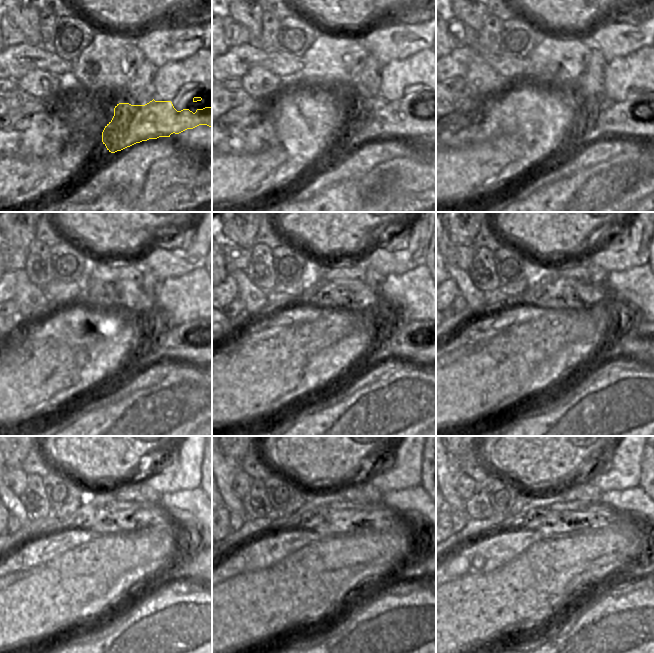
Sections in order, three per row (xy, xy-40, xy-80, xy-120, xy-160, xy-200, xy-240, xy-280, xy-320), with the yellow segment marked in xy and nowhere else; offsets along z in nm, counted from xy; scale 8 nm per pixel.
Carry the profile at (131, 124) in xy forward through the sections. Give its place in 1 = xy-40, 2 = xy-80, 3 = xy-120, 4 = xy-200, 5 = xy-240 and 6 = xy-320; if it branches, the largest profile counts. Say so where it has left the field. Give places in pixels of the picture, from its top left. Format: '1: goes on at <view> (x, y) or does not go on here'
1: goes on at xy-40 (378, 118)
2: goes on at xy-80 (604, 118)
3: goes on at xy-120 (161, 342)
4: goes on at xy-200 (629, 341)
5: goes on at xy-240 (186, 567)
6: goes on at xy-320 (639, 571)

